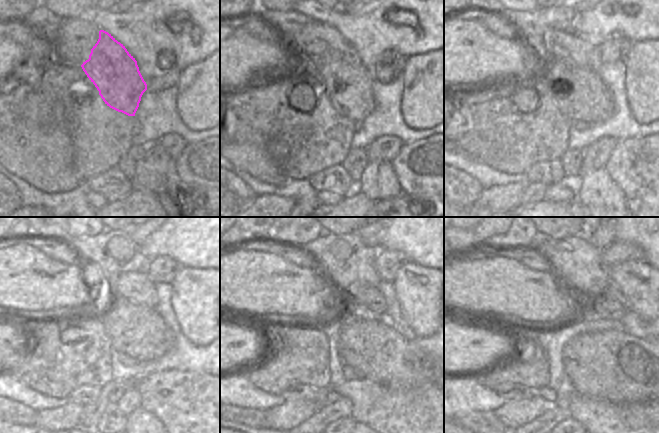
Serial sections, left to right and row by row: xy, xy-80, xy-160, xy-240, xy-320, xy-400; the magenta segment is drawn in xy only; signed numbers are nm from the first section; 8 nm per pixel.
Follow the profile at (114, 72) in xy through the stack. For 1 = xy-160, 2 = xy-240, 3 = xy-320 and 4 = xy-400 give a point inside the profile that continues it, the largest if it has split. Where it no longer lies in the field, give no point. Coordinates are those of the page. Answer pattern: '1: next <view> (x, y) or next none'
1: next xy-160 (579, 93)
2: next xy-240 (139, 331)
3: next xy-320 (372, 346)
4: next xy-400 (614, 366)

